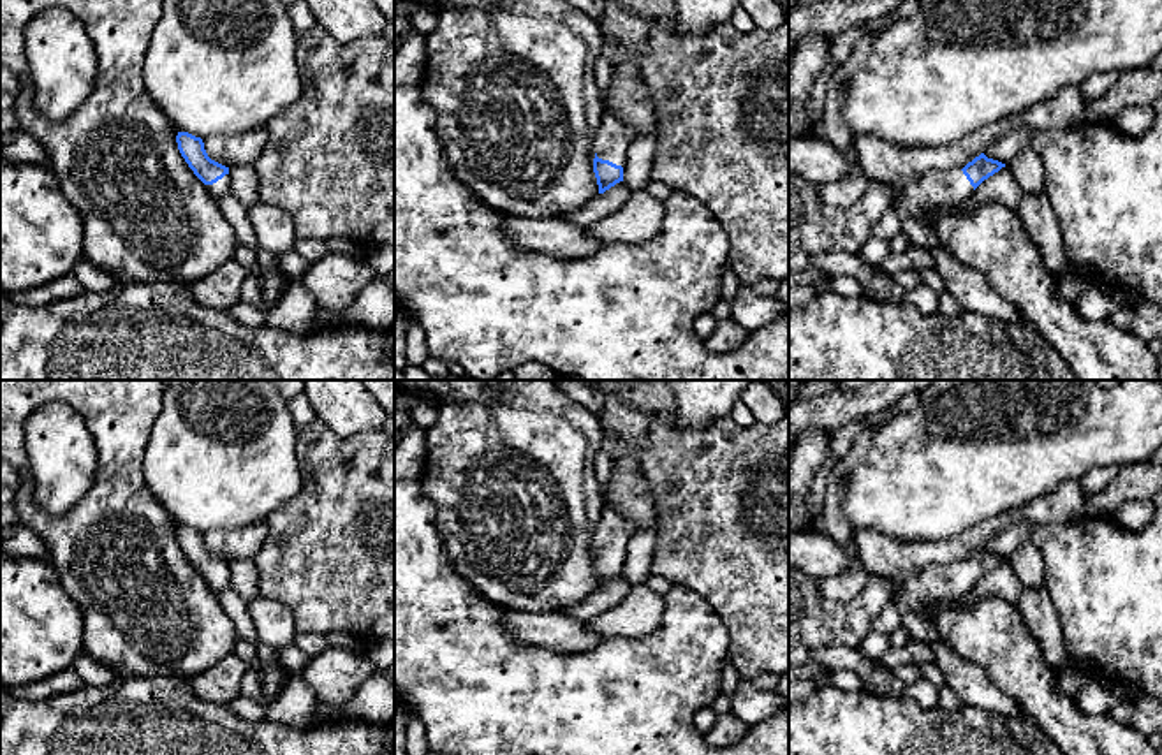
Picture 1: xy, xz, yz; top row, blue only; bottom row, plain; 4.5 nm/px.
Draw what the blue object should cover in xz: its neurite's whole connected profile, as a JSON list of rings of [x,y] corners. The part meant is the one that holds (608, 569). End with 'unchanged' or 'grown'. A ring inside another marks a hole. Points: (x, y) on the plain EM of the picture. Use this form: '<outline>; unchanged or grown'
[[[604,507],[602,517],[593,531],[593,567],[599,588],[604,588],[616,577],[623,575],[623,560],[630,537],[637,531],[637,524],[625,516]]]; grown

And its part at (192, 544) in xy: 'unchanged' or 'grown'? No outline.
grown

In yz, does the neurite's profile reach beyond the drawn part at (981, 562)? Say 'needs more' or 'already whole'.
needs more

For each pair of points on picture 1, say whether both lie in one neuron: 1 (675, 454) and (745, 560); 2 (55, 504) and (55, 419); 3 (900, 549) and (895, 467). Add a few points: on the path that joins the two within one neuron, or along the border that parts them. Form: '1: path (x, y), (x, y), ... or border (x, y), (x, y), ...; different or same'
1: path (701, 481), (735, 514), (735, 521), (745, 534); same
2: path (55, 483), (55, 440); same
3: border (858, 530), (879, 530), (909, 539), (939, 541); different

